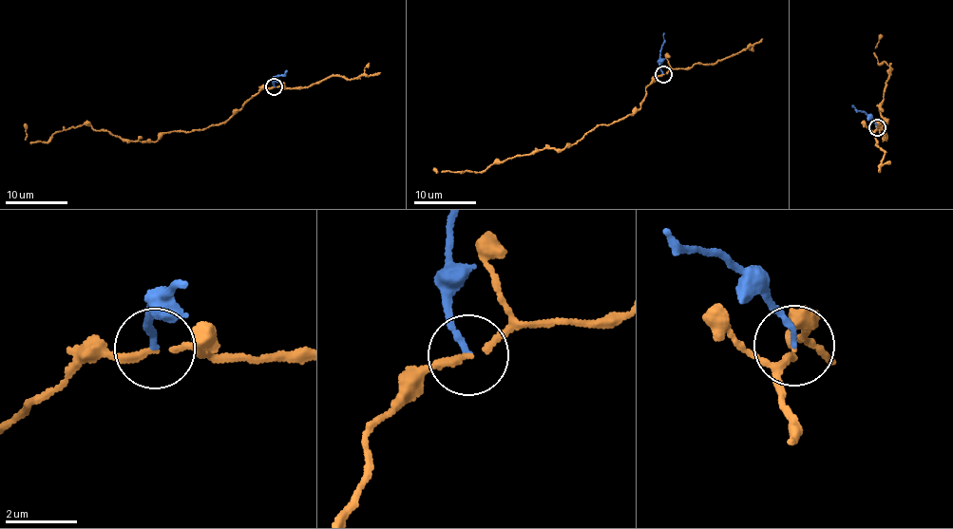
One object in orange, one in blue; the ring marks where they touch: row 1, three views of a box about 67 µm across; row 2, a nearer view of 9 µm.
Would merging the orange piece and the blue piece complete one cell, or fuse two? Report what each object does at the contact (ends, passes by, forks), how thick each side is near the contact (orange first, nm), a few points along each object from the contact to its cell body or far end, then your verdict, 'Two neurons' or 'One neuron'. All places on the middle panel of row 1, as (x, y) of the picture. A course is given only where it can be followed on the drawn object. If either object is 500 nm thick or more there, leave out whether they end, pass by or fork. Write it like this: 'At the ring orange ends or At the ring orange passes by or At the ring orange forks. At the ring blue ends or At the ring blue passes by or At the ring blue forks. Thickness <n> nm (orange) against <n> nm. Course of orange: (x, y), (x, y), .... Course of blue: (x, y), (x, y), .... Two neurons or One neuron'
At the ring orange passes by. At the ring blue ends. Thickness 170 nm (orange) against 150 nm. Course of orange: (664, 74), (648, 85), (639, 108), (595, 126), (572, 145), (536, 149), (475, 172), (433, 168). Course of blue: (664, 74), (658, 57), (664, 33). Two neurons

